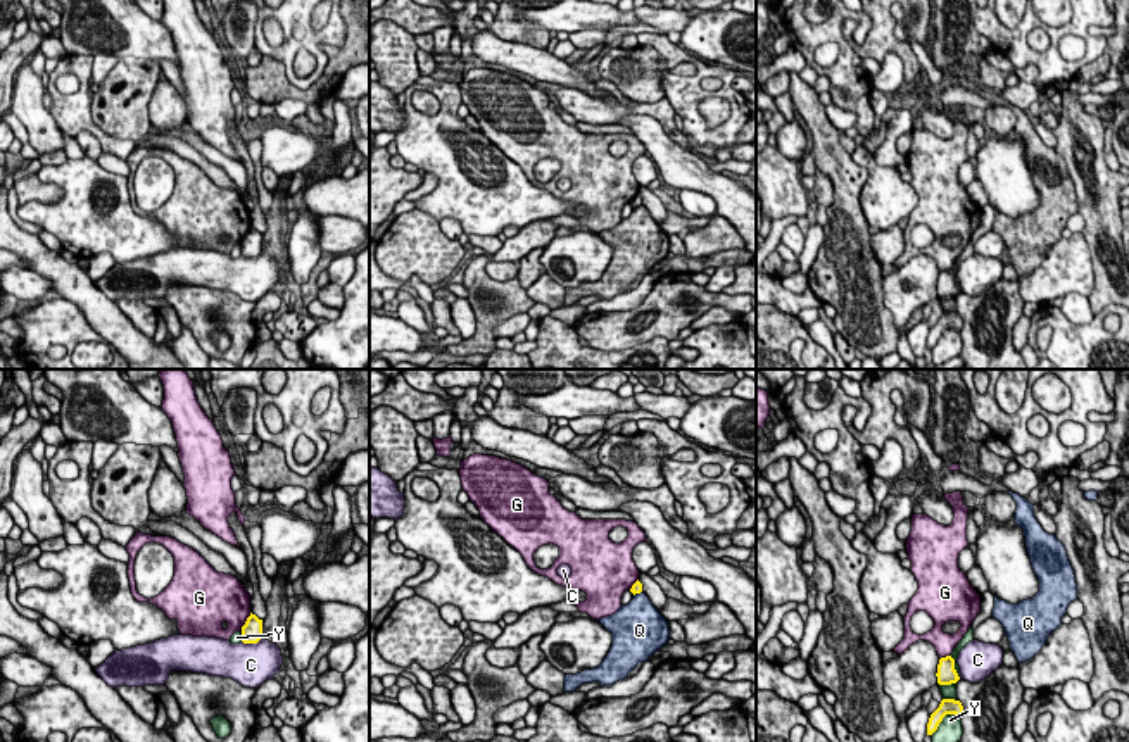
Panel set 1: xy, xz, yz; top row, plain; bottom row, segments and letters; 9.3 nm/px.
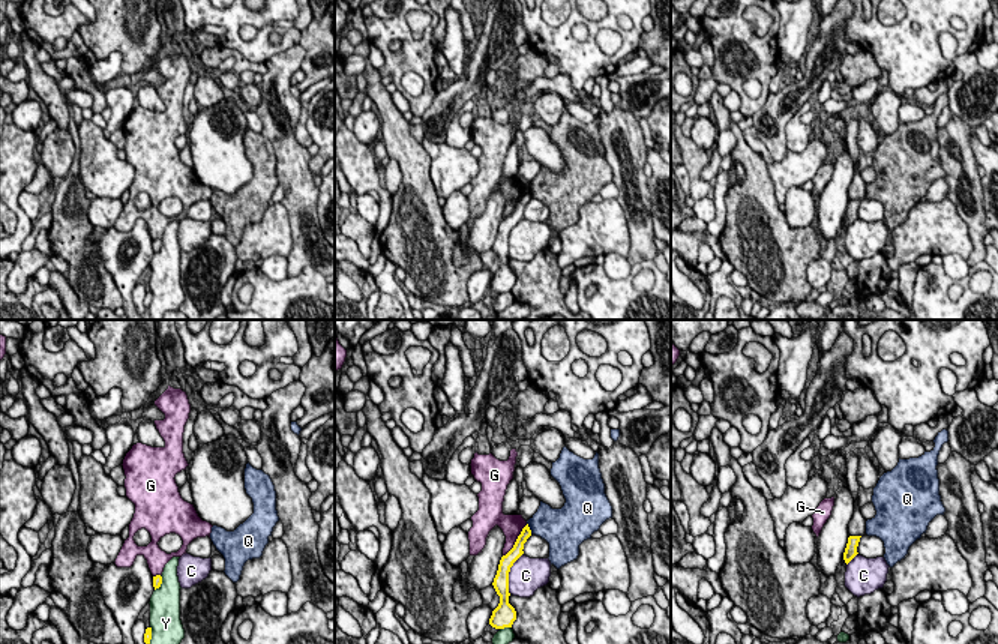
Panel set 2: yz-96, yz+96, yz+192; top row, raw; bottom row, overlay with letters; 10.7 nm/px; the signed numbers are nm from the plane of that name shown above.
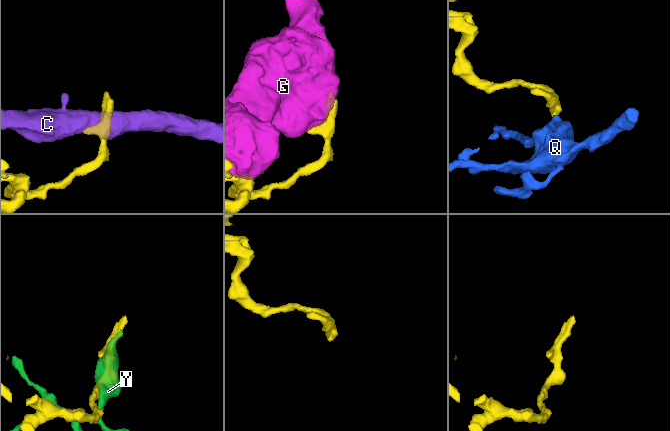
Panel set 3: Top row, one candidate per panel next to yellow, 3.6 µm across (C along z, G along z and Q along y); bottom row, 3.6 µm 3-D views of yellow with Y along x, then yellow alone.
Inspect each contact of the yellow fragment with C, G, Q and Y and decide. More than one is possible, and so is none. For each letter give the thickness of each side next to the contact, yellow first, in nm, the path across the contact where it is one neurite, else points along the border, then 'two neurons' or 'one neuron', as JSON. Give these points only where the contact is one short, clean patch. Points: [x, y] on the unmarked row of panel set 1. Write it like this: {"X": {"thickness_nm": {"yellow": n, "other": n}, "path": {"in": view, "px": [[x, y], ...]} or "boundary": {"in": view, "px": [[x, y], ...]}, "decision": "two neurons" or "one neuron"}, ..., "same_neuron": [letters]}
{"C": {"thickness_nm": {"yellow": 190, "other": 400}, "boundary": {"in": "xy", "px": [[261, 251], [256, 256], [242, 256]]}, "decision": "two neurons"}, "G": {"thickness_nm": {"yellow": 190, "other": 380}, "decision": "two neurons"}, "Q": {"thickness_nm": {"yellow": 100, "other": 360}, "boundary": {"in": "xz", "px": [[641, 204], [634, 209]]}, "decision": "two neurons"}, "Y": {"thickness_nm": {"yellow": 160, "other": 240}, "decision": "two neurons"}, "same_neuron": []}

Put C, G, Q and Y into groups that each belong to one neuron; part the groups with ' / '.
C / G / Q / Y

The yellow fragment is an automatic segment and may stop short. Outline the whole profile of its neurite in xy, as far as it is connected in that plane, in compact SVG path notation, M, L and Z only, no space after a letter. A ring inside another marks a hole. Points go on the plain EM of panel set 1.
M250 226L245 238L242 240L242 255L257 257L262 252L262 233Z

